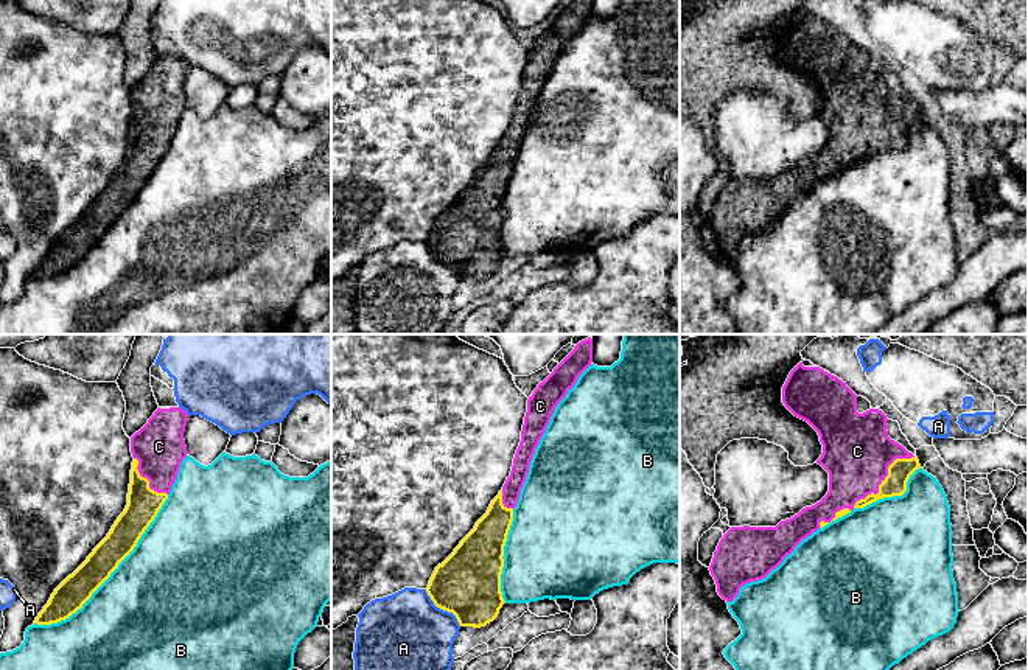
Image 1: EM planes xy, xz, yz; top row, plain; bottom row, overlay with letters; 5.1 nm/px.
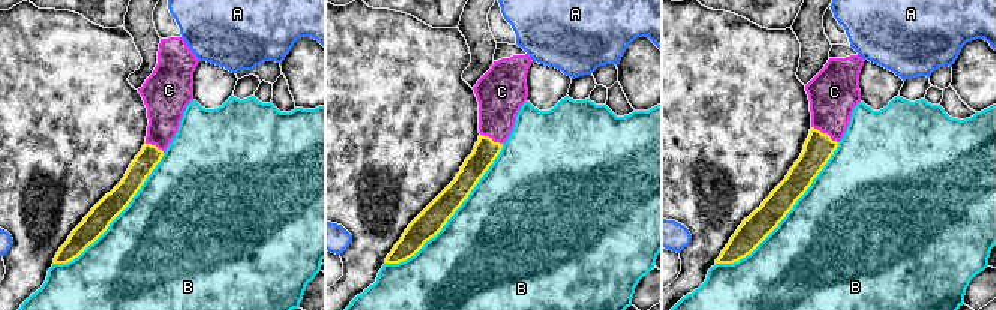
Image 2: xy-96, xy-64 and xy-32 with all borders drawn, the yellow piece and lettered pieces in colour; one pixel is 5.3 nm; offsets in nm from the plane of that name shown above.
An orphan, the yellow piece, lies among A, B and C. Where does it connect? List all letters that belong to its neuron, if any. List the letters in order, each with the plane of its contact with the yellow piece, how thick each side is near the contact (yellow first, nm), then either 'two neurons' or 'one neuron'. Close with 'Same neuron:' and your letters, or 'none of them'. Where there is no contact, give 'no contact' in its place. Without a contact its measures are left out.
A: xz | 340/400 nm | two neurons
B: xy | 160/500 nm | two neurons
C: yz | 120/360 nm | one neuron
Same neuron: C

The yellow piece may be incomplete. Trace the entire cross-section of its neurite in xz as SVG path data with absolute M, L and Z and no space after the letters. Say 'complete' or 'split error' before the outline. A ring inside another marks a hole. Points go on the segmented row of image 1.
split error; M588 337L579 342L529 396L510 476L487 513L454 552L435 567L429 580L428 595L437 608L453 612L460 626L485 626L498 617L505 603L501 592L501 574L513 508L555 407L591 362L593 339Z

